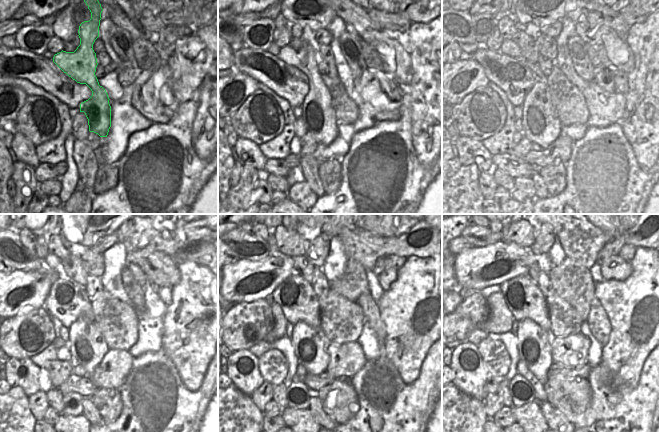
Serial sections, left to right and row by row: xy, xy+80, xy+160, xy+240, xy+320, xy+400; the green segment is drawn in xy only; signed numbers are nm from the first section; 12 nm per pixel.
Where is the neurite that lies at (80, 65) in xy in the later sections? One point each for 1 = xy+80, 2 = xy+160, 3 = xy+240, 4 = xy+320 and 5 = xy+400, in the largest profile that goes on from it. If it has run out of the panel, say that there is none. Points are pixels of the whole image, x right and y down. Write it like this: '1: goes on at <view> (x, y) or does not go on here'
1: goes on at xy+80 (319, 116)
2: goes on at xy+160 (541, 125)
3: goes on at xy+240 (88, 347)
4: goes on at xy+320 (311, 345)
5: goes on at xy+400 (534, 343)

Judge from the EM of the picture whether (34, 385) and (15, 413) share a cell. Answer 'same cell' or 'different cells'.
different cells

